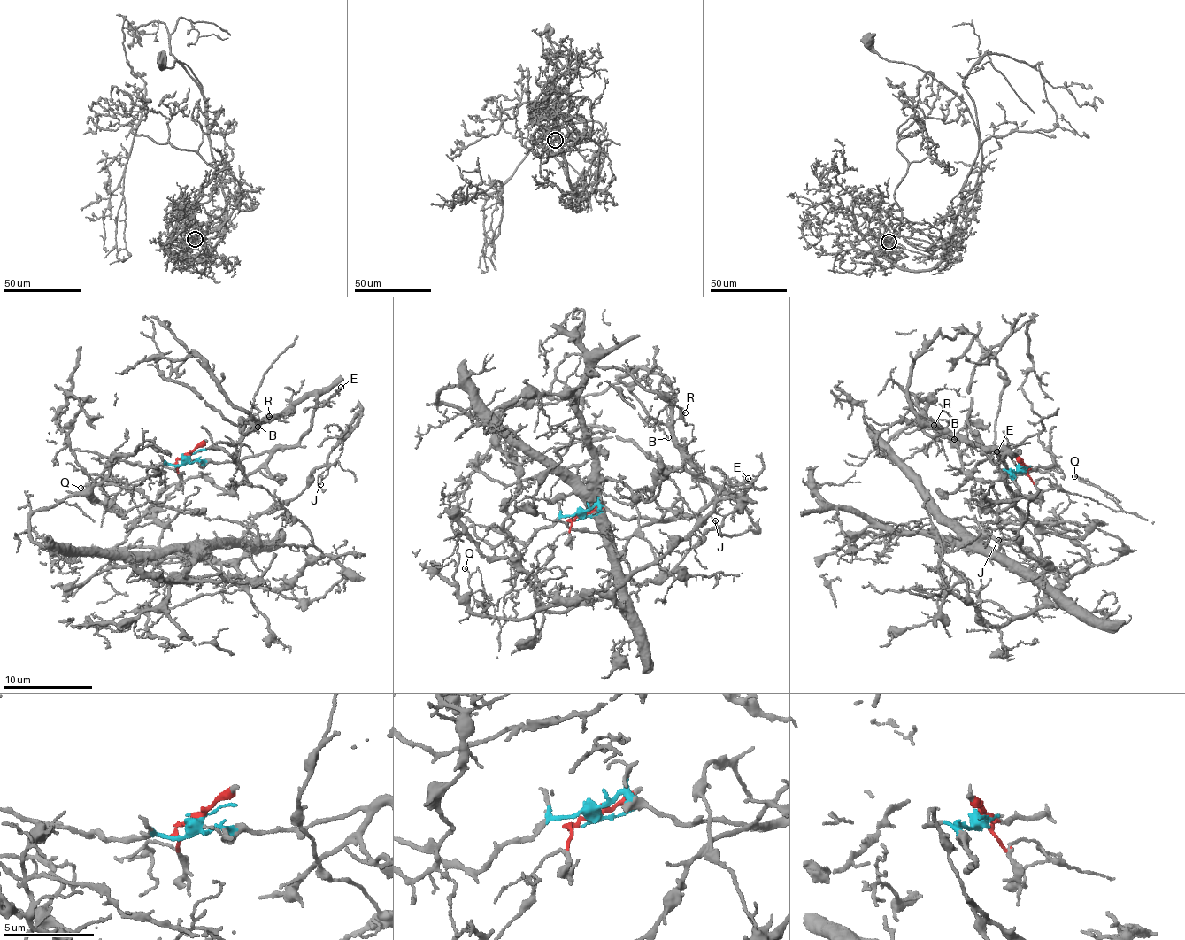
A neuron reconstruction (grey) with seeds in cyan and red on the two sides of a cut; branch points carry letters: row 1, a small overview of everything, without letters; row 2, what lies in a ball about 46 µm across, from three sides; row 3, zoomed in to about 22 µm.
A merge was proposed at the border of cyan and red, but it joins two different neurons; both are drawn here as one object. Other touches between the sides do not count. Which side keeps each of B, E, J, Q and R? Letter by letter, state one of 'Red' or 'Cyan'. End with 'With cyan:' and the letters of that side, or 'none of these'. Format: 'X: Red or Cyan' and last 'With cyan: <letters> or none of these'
B: Cyan
E: Cyan
J: Cyan
Q: Red
R: Cyan
With cyan: B, E, J, R

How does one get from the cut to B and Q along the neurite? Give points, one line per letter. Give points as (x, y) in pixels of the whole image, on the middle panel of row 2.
B: (580, 514), (604, 505), (635, 519), (688, 518), (703, 510), (719, 486), (701, 477), (661, 423), (667, 437)
Q: (580, 516), (571, 520), (538, 573), (504, 604), (501, 625), (474, 597), (464, 567)

